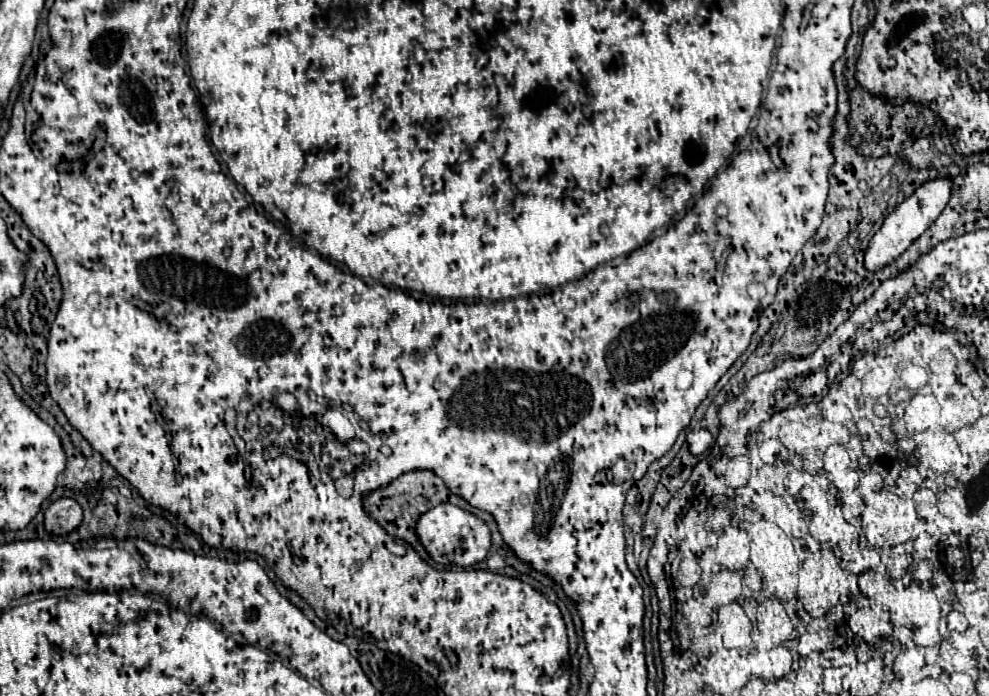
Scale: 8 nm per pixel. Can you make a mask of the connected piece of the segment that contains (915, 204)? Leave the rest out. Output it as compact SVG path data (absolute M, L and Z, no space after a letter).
M935 177L935 179L929 179L923 185L919 185L911 197L907 197L903 203L899 203L895 207L895 211L885 217L883 227L869 241L869 247L865 251L865 267L869 271L877 271L879 267L897 259L941 215L941 211L949 203L951 189L953 189L951 177Z

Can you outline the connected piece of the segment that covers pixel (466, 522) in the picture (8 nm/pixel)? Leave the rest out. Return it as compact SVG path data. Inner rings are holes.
M441 503L427 511L417 521L417 535L427 549L427 553L433 557L433 561L447 565L455 563L459 567L471 567L479 561L483 561L491 549L491 531L487 523L479 517L475 517L469 511L463 511L461 507L455 507L451 503Z

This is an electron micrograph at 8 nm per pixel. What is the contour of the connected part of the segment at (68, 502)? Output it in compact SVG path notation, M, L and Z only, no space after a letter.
M61 497L45 511L45 529L51 535L69 535L83 521L83 509L75 499Z

